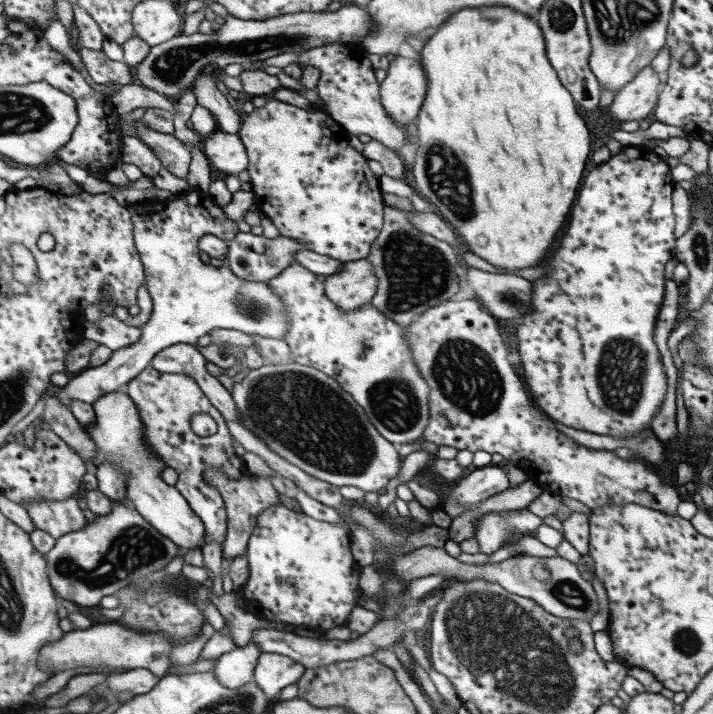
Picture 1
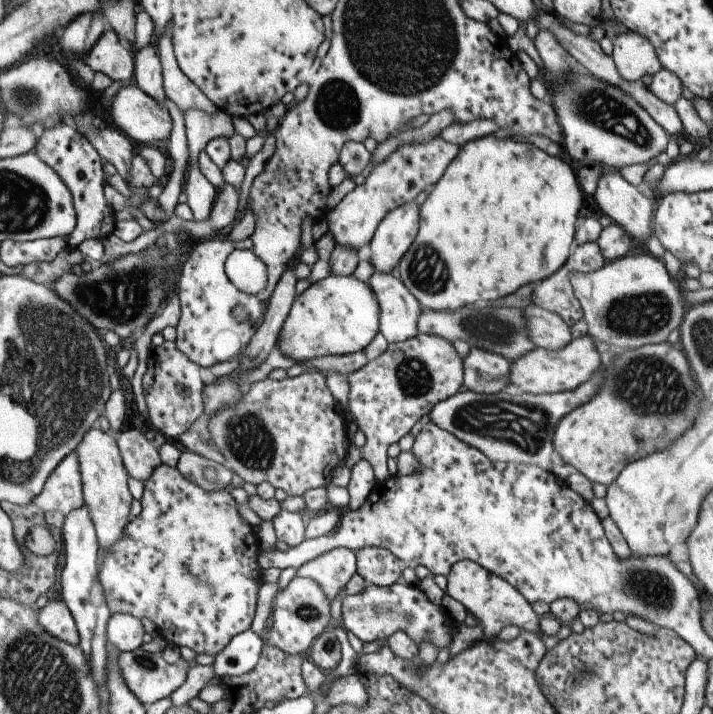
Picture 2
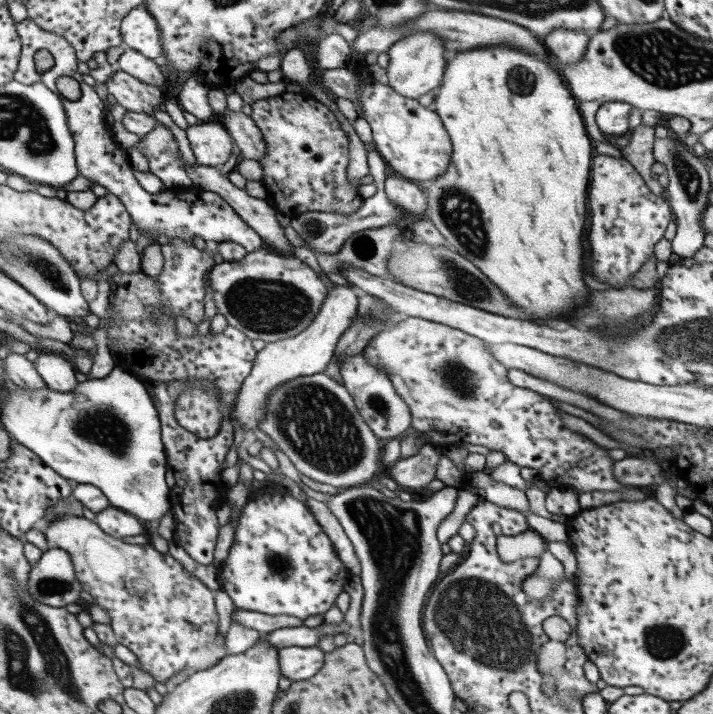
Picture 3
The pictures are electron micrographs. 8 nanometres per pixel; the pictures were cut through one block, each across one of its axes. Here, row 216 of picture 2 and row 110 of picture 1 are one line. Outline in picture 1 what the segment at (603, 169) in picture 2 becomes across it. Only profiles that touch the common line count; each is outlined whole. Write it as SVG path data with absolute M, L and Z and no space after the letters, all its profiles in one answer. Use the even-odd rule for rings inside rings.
M645 66L626 82L623 89L615 93L609 106L608 117L622 123L649 116L655 108L661 87L659 76L649 66Z

